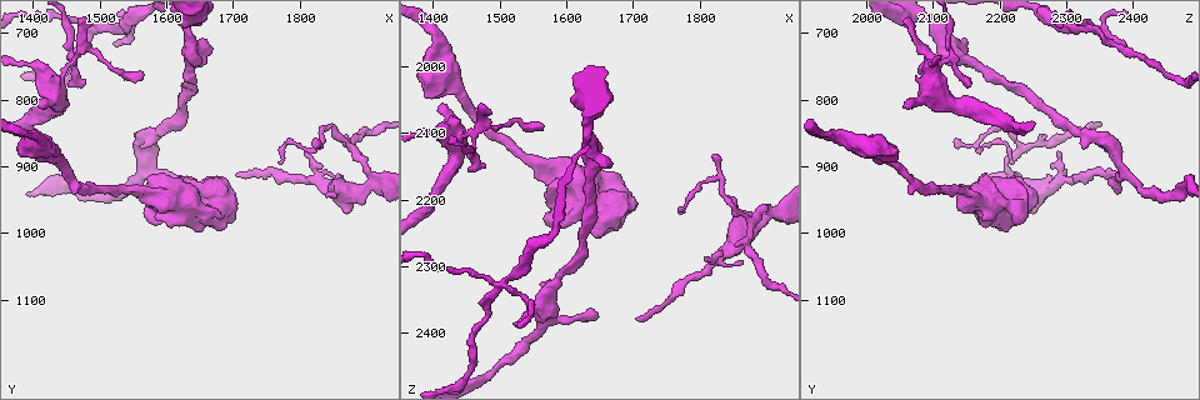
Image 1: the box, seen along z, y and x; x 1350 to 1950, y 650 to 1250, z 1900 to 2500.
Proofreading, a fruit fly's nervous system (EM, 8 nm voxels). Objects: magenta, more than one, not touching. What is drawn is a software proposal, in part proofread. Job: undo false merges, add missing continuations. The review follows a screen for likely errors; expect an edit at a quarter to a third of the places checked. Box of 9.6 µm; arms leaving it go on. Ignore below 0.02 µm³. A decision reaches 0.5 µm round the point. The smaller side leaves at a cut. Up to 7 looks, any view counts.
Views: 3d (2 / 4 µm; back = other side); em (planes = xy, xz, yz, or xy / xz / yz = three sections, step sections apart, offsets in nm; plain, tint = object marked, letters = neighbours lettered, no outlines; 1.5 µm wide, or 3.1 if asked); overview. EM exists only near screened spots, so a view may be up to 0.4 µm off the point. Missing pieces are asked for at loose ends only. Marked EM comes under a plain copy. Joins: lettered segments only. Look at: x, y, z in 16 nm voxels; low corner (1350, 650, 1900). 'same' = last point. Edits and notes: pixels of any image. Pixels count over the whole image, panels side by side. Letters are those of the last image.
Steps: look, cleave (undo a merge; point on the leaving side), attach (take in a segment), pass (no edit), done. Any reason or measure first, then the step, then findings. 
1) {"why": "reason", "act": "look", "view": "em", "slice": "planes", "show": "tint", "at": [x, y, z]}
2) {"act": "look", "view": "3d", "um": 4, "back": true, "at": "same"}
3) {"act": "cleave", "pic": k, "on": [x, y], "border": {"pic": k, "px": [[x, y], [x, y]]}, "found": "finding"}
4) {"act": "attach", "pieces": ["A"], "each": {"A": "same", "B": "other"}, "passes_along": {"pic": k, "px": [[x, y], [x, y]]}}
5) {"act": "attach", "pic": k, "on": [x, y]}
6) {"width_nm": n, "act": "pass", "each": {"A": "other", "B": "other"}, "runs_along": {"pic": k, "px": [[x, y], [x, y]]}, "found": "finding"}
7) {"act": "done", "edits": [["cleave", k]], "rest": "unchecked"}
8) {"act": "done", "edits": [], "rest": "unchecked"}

{"why": "branch stops here", "act": "look", "view": "em", "slice": "xy", "step": 4, "show": "tint", "at": [1415, 810, 2055]}

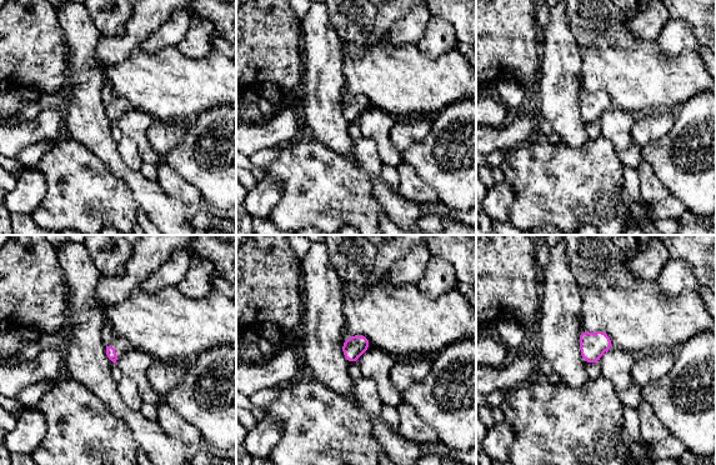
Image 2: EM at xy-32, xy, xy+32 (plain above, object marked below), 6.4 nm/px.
{"why": "cut it another way", "act": "look", "view": "em", "slice": "yz", "step": 8, "show": "letters", "at": "same"}

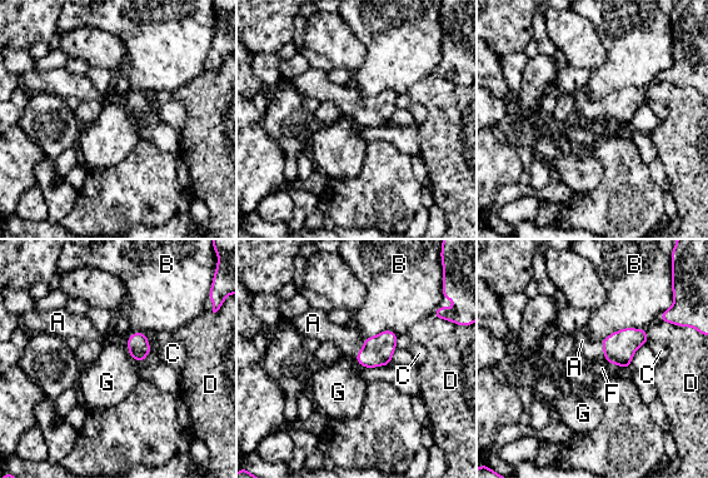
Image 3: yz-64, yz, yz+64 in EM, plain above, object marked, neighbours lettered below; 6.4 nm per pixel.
{"longest_contact_nm": ["B", 300], "act": "attach", "pieces": ["A"], "each": {"A": "same", "B": "other", "C": "other", "D": "other", "F": "other", "G": "other"}, "passes_along": {"pic": 3, "px": [[377, 350], [364, 344], [342, 337]]}, "found": "it goes on there"}

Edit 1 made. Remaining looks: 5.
{"why": "sharp bend", "act": "look", "view": "em", "slice": "xy", "step": 4, "show": "letters", "at": [1505, 695, 2330]}

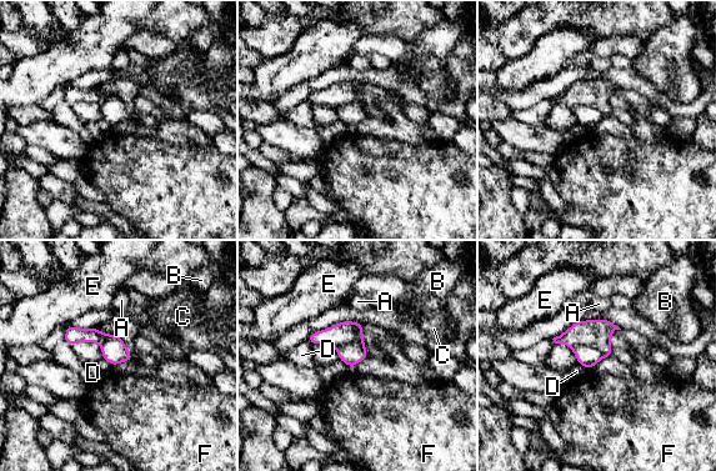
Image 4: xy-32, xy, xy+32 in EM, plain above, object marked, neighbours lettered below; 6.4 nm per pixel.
{"width_nm": 160, "act": "cleave", "pic": 4, "on": [595, 332], "each": {"A": "other", "B": "other", "C": "other", "D": "other", "E": "other", "F": "other"}, "border": {"pic": 4, "px": [[571, 347], [595, 346], [605, 356]]}, "found": "a second cell is stuck on"}

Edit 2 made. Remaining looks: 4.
{"why": "see it whole again", "act": "look", "view": "overview"}

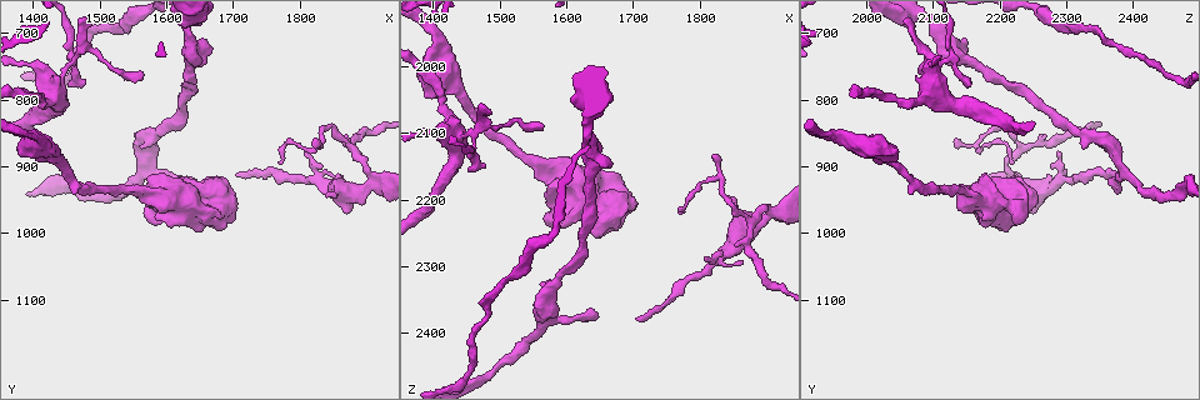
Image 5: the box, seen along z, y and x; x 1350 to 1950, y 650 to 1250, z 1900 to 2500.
{"why": "tapers out", "act": "look", "view": "3d", "um": 4, "at": [1770, 895, 2220]}

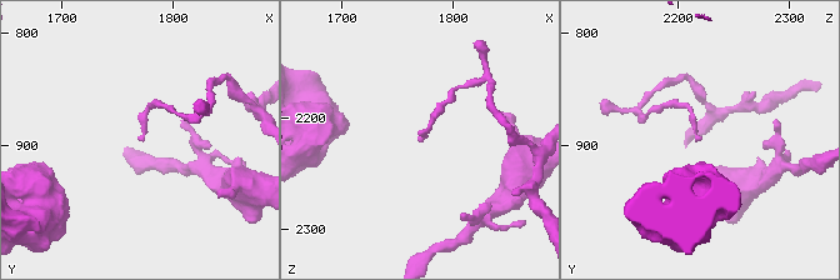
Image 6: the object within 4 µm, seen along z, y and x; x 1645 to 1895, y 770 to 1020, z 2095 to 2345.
{"why": "shape alone is not enough", "act": "look", "view": "em", "slice": "xy", "step": 8, "show": "letters", "at": [1770, 894, 2224]}

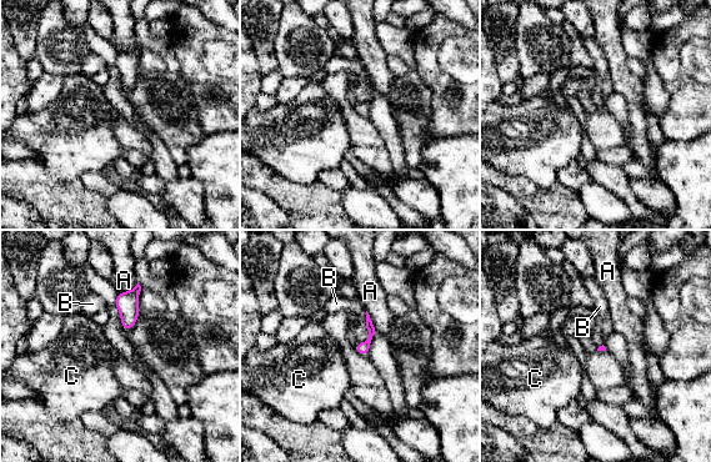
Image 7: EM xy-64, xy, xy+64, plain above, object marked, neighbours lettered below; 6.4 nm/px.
{"why": "another direction", "act": "look", "view": "em", "slice": "planes", "show": "letters", "at": "same"}

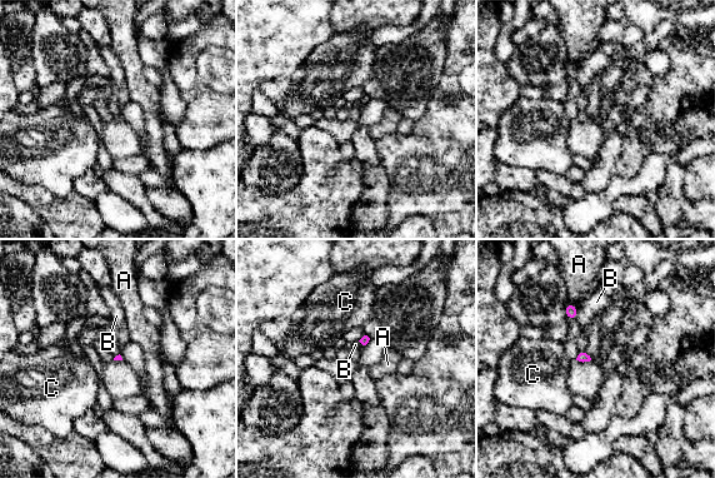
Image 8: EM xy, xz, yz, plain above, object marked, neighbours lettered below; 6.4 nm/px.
{"act": "pass", "each": {"A": "other", "B": "other", "C": "other"}, "border": {"pic": 8, "px": [[578, 308], [575, 319]]}, "found": "no lettered segment goes on from it"}

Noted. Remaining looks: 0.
{"act": "done", "edits": [["attach", 3], ["cleave", 4]], "rest": "unchecked"}

